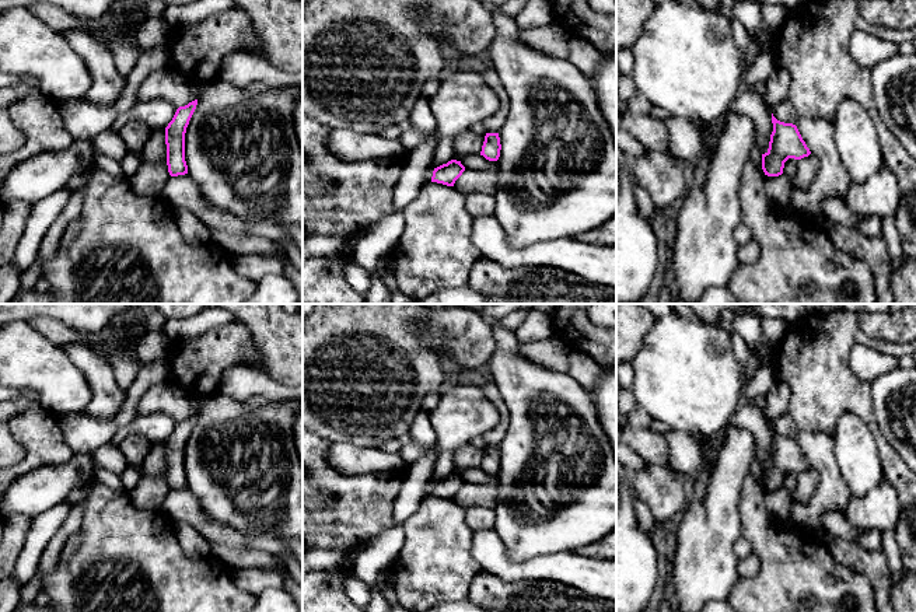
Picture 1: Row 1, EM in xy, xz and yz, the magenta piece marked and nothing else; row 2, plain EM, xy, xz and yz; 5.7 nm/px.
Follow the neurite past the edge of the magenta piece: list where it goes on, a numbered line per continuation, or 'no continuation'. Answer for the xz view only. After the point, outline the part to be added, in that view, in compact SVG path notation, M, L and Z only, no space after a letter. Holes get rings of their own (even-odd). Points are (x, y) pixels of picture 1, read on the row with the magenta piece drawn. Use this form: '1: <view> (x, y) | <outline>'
no continuation

